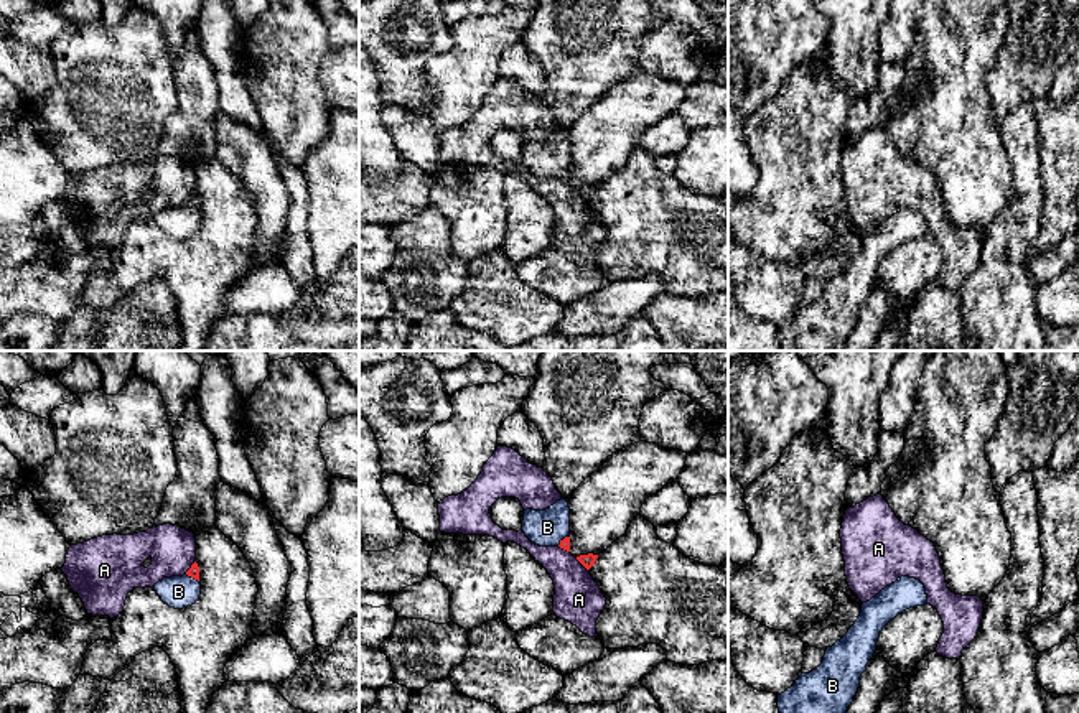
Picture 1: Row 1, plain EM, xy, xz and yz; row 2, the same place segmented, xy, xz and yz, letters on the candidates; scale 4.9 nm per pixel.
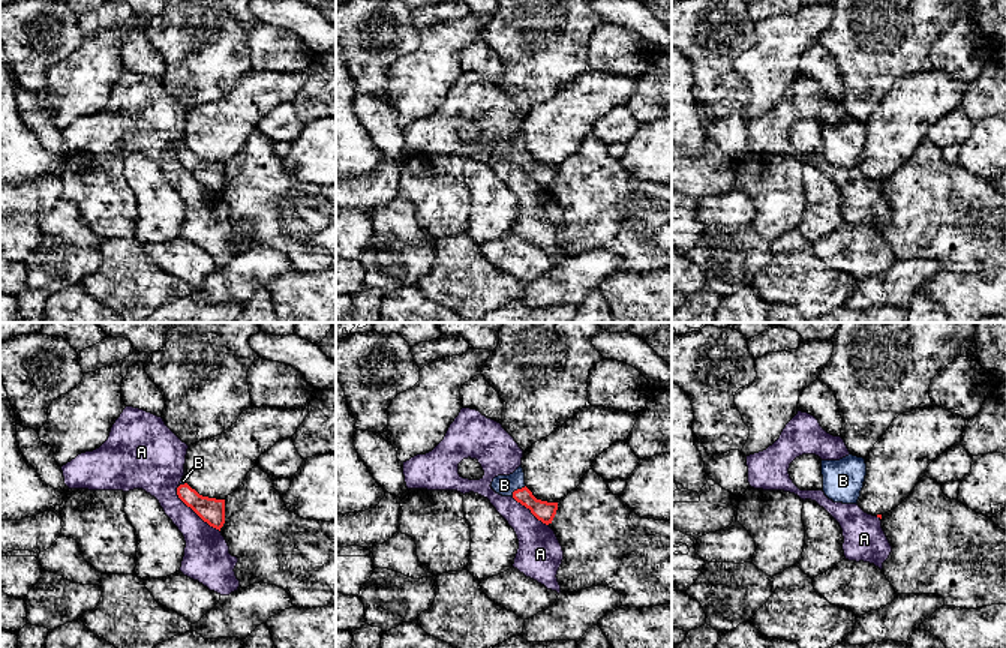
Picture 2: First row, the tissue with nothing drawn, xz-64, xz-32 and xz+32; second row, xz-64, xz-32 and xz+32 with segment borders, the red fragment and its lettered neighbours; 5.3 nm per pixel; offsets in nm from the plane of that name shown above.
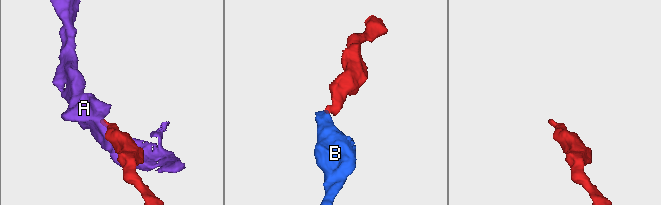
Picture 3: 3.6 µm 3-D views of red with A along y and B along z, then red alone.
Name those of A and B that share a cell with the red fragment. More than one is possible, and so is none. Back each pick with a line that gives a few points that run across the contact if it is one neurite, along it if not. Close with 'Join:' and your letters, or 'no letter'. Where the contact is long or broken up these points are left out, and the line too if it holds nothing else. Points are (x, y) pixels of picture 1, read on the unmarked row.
B: xz (564, 175), (562, 172), (547, 158)
Join: B

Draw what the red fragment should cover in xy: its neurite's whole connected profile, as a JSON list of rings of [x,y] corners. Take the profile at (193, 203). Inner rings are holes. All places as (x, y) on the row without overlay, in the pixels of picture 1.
[[[194,193],[183,207],[163,209],[153,221],[170,239],[183,240],[194,235],[201,226],[198,194]]]

